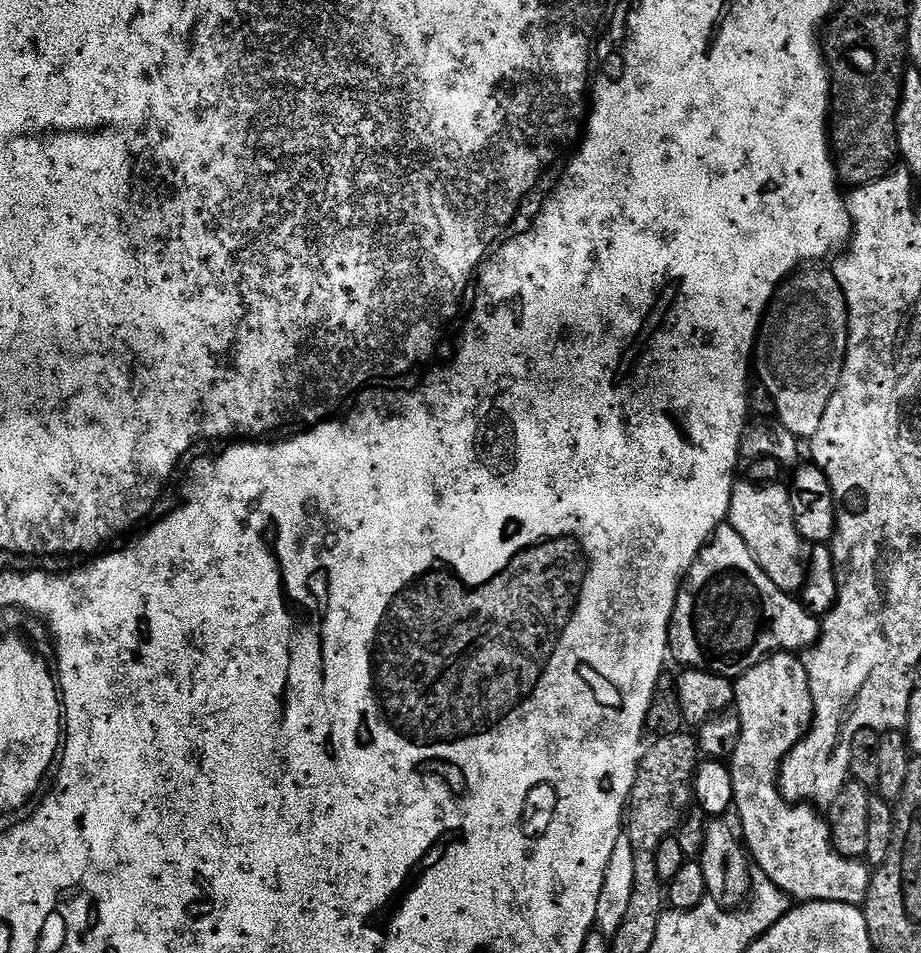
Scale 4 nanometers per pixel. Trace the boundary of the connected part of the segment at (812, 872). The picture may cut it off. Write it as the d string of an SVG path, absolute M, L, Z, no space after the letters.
M776 652L758 662L758 666L746 670L746 674L735 677L734 687L734 712L740 716L741 732L737 748L730 757L730 767L736 799L734 812L735 815L740 815L738 828L749 857L762 875L770 878L773 886L788 896L789 901L805 904L842 902L863 905L872 881L872 872L864 865L865 861L851 860L838 854L838 850L832 844L827 819L811 803L793 802L780 793L780 767L783 766L790 750L794 750L794 746L804 739L804 735L812 727L810 678L806 674L803 659L791 652Z

